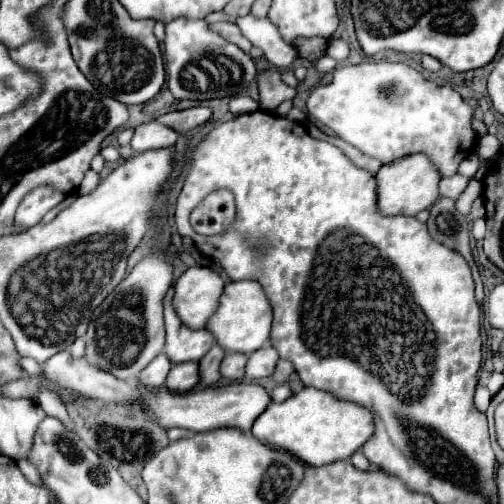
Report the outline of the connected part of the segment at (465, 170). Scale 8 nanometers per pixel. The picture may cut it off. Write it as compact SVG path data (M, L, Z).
M469 155L464 159L458 168L458 172L467 178L475 175L479 168L479 158L477 155Z

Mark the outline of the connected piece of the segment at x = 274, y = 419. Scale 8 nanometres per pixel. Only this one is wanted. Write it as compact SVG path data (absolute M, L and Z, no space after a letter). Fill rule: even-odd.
M304 387L282 403L272 403L256 419L252 435L272 449L284 449L308 465L348 459L372 435L372 413L362 405L340 401L326 391Z

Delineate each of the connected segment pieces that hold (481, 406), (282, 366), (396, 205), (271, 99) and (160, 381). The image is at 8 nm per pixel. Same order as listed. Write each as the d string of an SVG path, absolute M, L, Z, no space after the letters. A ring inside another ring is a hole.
M478 385L478 389L476 389L476 395L474 395L474 403L476 403L476 409L478 411L482 411L482 413L486 413L486 409L488 409L488 405L490 405L490 393L488 393L488 389L486 387L482 387L482 385Z
M280 359L280 361L276 363L276 369L274 369L274 375L272 375L272 377L274 377L276 383L286 383L292 371L294 371L294 369L292 369L292 363Z
M408 155L400 161L392 161L382 165L376 173L376 207L382 215L416 215L422 209L428 209L438 197L438 181L440 173L432 169L428 157L424 155Z
M272 69L272 71L266 71L264 75L260 75L258 87L260 87L260 107L266 111L274 111L282 101L294 99L294 95L296 95L296 89L284 85L278 69Z
M162 353L140 373L140 383L146 387L146 389L158 389L164 385L166 381L166 375L170 371L172 363L168 361L168 357L164 357Z

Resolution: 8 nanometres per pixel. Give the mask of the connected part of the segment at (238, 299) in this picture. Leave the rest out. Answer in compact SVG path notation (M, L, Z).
M238 281L238 283L228 283L218 299L214 315L208 319L204 329L212 333L214 341L226 351L226 353L236 353L236 351L248 351L254 353L268 341L270 333L270 323L272 323L272 309L268 305L268 299L264 297L264 291L260 289L258 281Z

